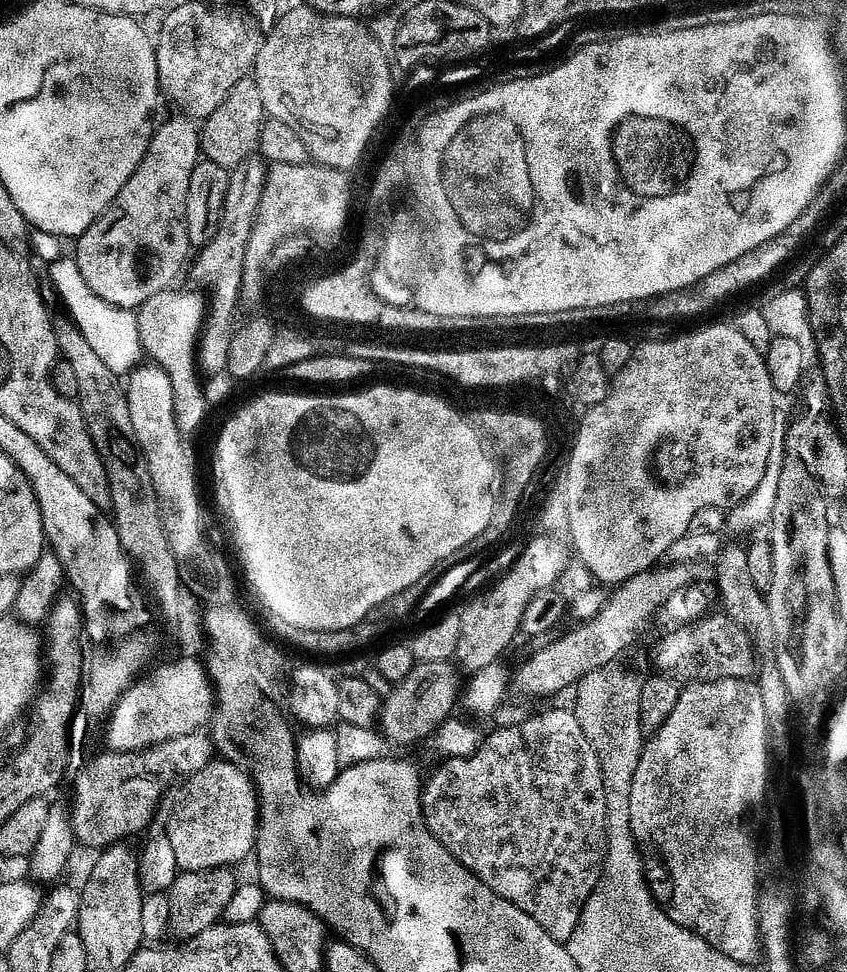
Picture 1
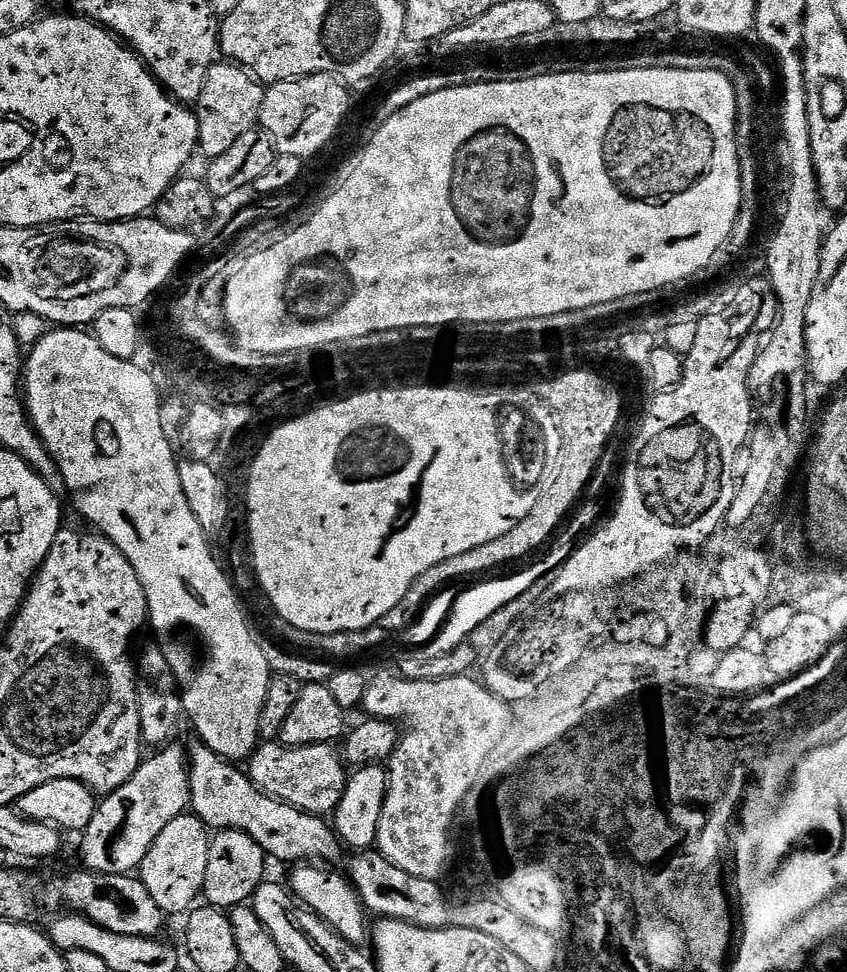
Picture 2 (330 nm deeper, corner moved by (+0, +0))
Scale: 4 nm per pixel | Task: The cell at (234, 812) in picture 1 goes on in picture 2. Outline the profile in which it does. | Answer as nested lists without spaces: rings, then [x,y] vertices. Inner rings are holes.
[[[195,814],[174,818],[174,822],[170,822],[170,826],[166,826],[166,830],[158,834],[158,838],[154,838],[154,846],[150,846],[146,858],[140,863],[138,875],[146,890],[150,890],[154,902],[158,902],[158,906],[166,914],[187,913],[197,903],[204,891],[211,845],[209,827]]]

